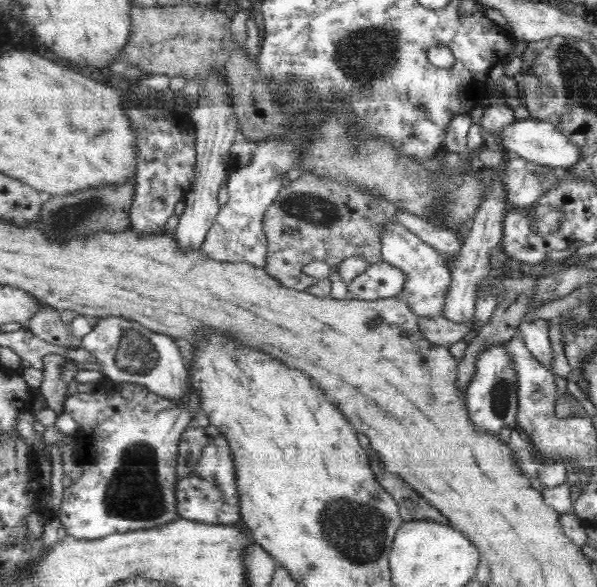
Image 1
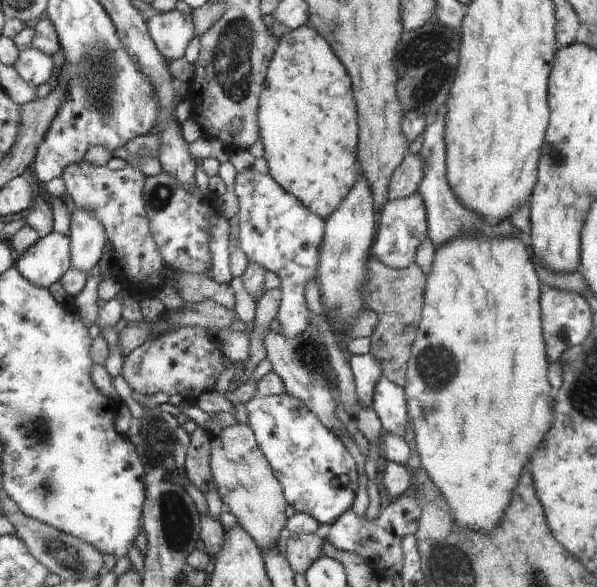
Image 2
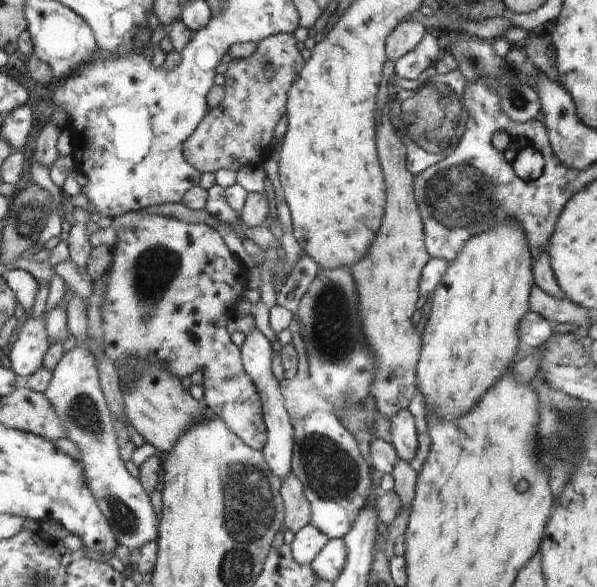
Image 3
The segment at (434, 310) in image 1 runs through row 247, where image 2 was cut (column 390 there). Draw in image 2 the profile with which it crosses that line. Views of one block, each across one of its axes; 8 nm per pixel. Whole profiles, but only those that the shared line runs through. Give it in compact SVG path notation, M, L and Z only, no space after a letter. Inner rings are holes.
M382 376L376 382L371 406L382 423L383 432L398 434L400 438L410 432L412 420L409 418L408 396L403 387Z

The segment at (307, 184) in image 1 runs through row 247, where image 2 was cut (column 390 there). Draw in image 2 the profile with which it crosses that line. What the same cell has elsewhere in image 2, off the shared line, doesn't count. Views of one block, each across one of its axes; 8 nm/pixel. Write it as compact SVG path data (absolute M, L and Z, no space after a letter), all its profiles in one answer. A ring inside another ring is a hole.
M373 254L367 262L369 270L364 298L368 309L378 318L377 327L370 336L369 354L380 362L383 377L404 388L407 362L421 322L427 276L416 264L394 269L381 264Z

